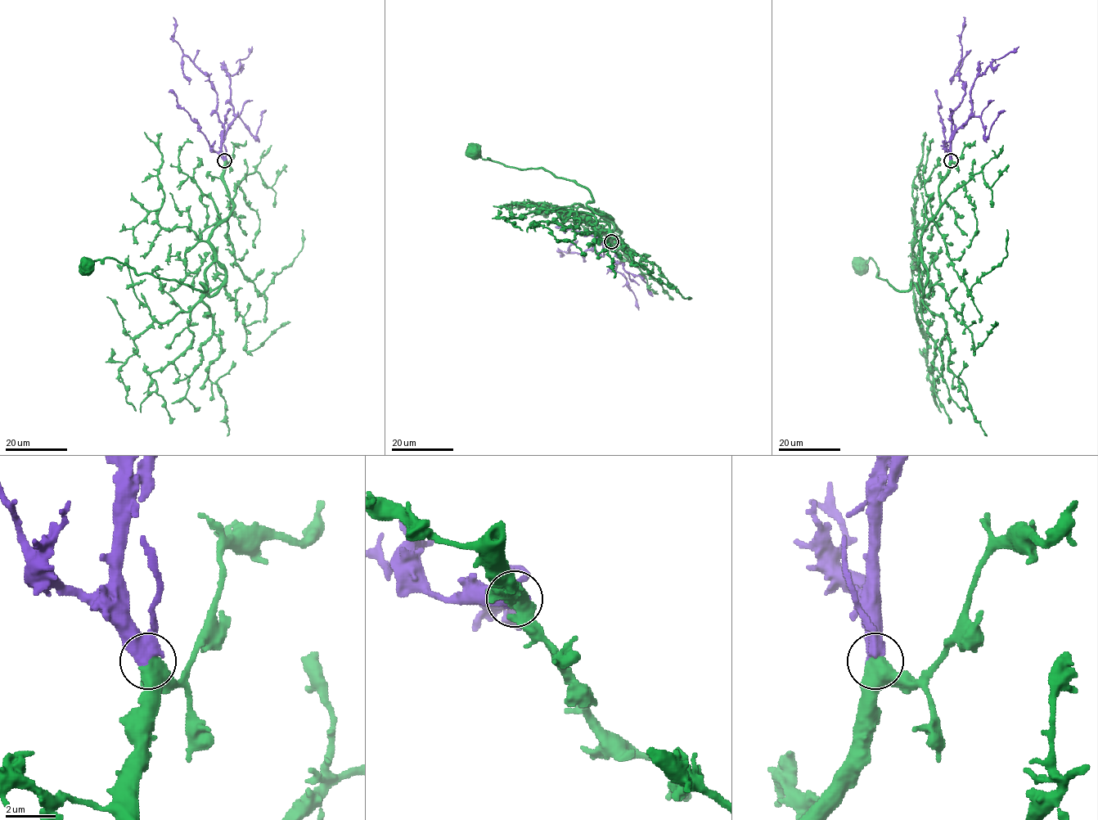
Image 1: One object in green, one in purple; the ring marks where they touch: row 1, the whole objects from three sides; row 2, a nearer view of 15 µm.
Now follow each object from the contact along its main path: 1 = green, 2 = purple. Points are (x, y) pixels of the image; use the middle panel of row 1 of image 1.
1: (611, 241), (610, 233), (619, 231), (586, 204), (592, 200), (585, 188), (541, 168), (483, 159), (474, 150)
2: (611, 241), (604, 242), (602, 256), (594, 250), (586, 250), (582, 253), (560, 251), (562, 255), (560, 254)

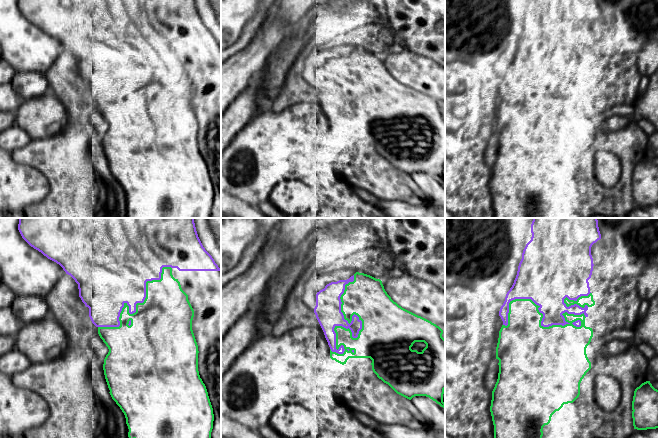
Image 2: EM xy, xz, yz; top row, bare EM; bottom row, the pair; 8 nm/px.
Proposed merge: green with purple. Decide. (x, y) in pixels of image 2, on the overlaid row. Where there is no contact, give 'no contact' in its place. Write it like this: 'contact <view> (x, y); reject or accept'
contact xz (362, 327); accept

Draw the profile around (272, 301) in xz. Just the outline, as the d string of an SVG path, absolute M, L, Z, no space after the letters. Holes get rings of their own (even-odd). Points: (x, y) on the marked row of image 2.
M308 255L294 260L287 259L268 282L259 298L258 309L264 317L264 321L258 328L255 340L270 333L272 325L285 307L291 289L312 261L313 259Z

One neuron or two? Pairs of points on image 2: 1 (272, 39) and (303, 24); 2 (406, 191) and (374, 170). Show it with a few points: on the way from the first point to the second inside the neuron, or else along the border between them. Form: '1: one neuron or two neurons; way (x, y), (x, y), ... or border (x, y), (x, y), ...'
1: two neurons; border (288, 28), (287, 34)
2: one neuron; way (398, 186), (386, 182), (382, 178)

